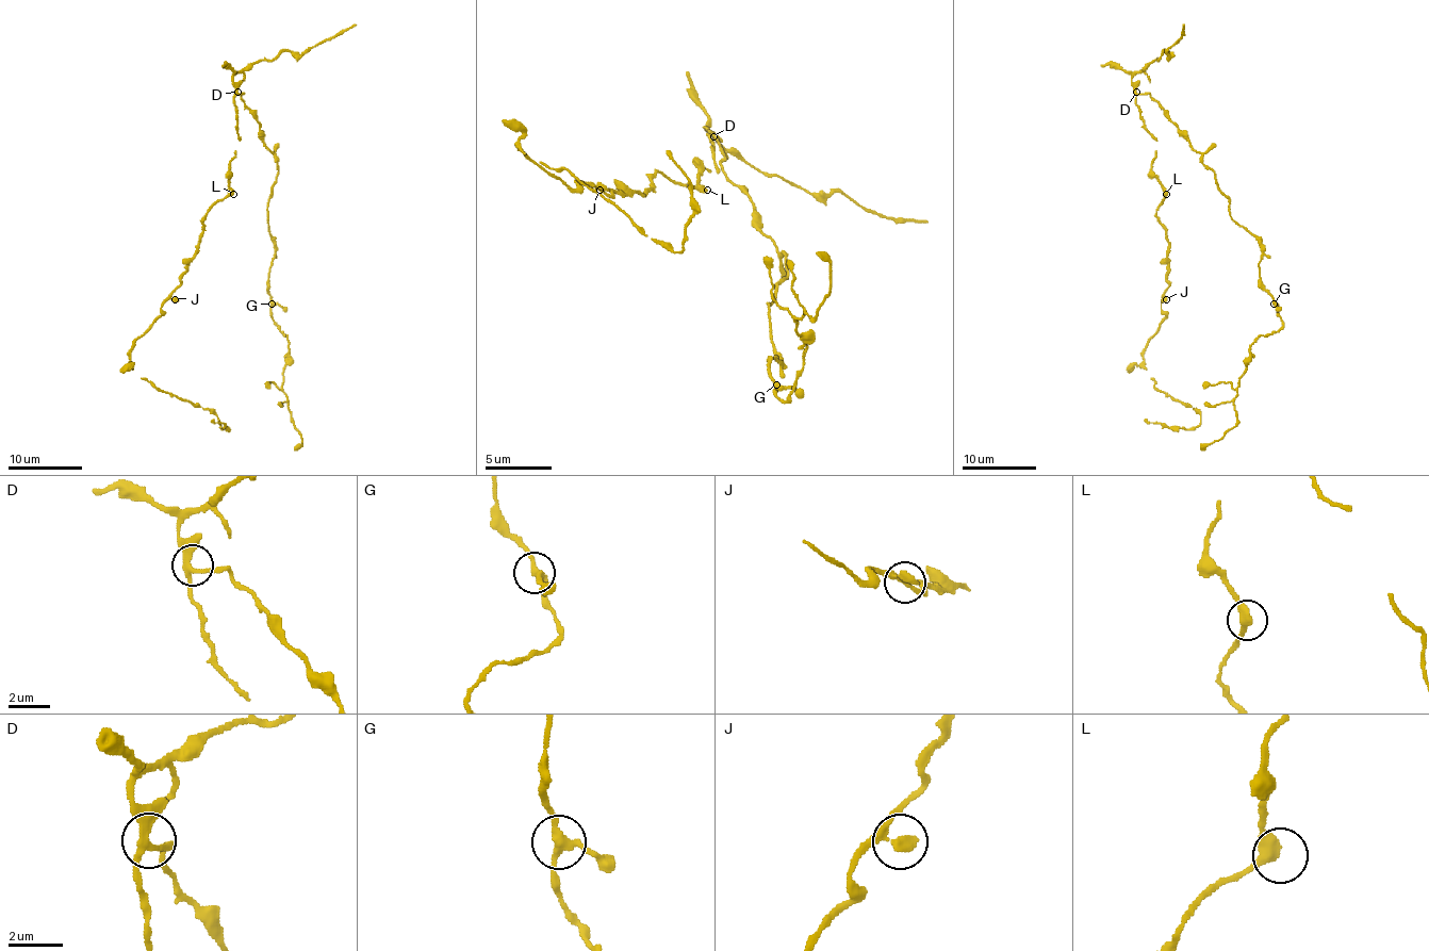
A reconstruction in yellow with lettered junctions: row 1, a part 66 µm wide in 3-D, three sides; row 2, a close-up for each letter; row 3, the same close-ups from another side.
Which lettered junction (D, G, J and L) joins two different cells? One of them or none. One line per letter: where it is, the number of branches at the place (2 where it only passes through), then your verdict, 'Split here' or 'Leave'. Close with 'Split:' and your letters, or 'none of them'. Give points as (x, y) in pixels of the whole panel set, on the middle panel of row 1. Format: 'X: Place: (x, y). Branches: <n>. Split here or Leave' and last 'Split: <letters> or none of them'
D: Place: (713, 136). Branches: 3. Leave
G: Place: (776, 384). Branches: 3. Leave
J: Place: (600, 190). Branches: 2. Leave
L: Place: (707, 190). Branches: 2. Leave
Split: none of them

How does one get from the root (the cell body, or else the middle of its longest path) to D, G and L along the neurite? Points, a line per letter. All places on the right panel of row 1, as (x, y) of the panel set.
D: (1139, 109), (1136, 92)
G: (1139, 109), (1136, 96), (1149, 94), (1214, 174), (1229, 199), (1229, 214), (1259, 242), (1260, 285), (1273, 302)
L: (1139, 109), (1144, 129), (1154, 140), (1151, 174), (1166, 194)

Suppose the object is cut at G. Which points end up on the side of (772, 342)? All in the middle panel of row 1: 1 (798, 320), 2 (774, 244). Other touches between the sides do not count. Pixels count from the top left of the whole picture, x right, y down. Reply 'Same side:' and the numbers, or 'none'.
Same side: 2

